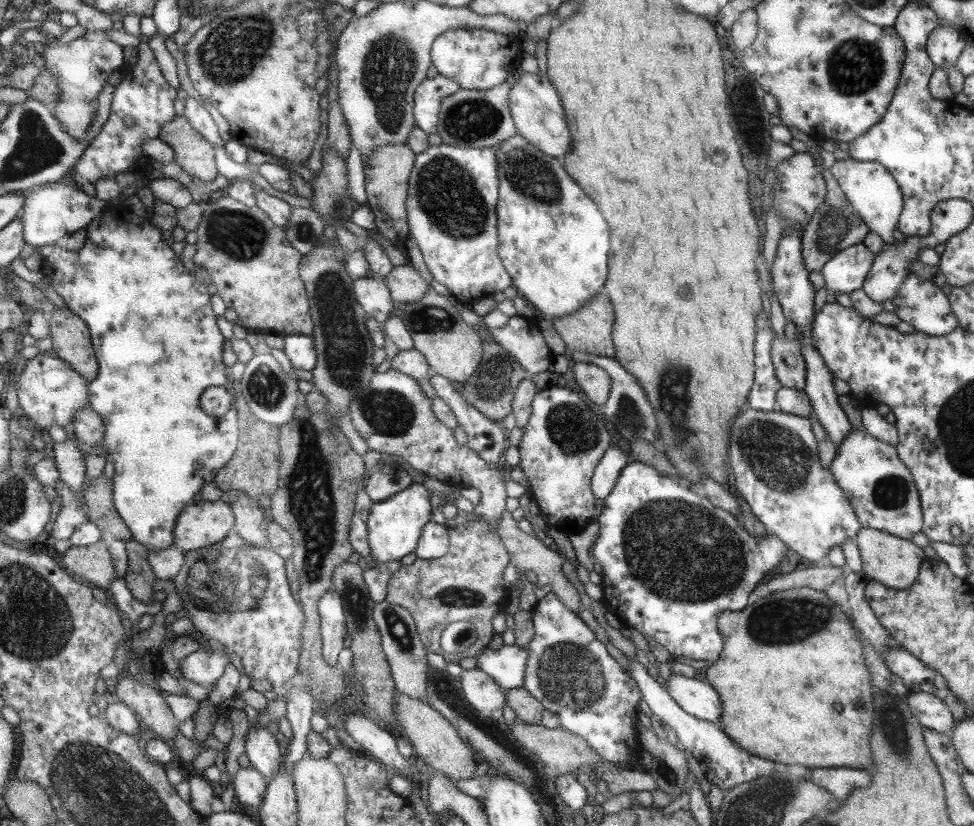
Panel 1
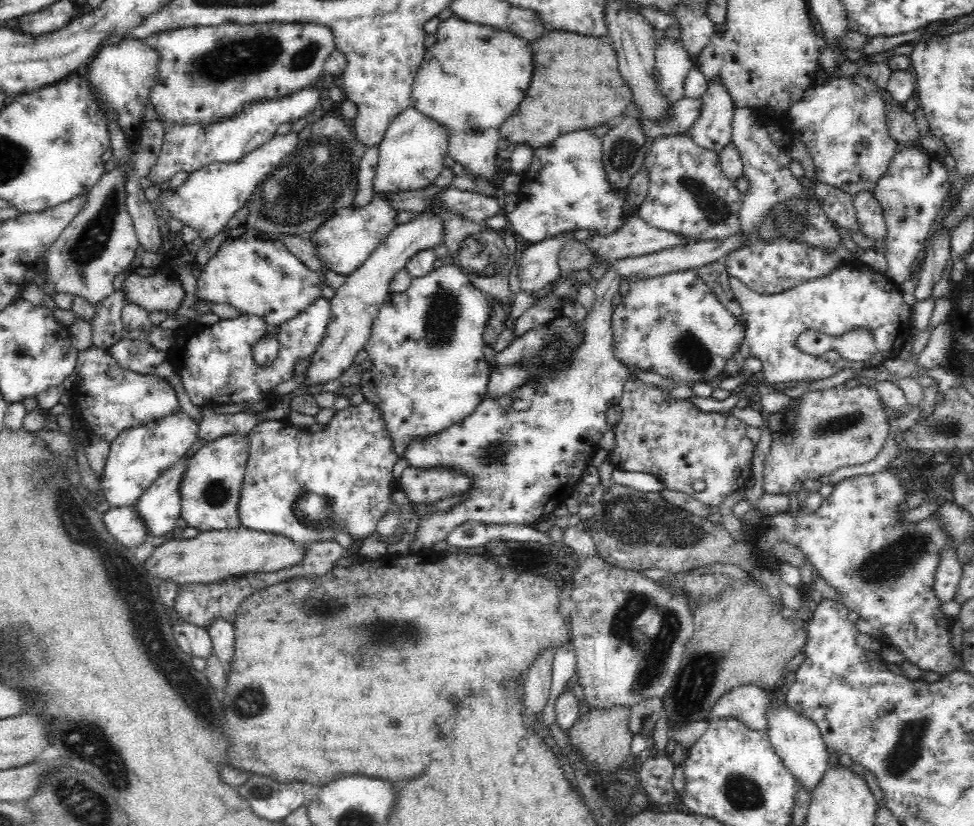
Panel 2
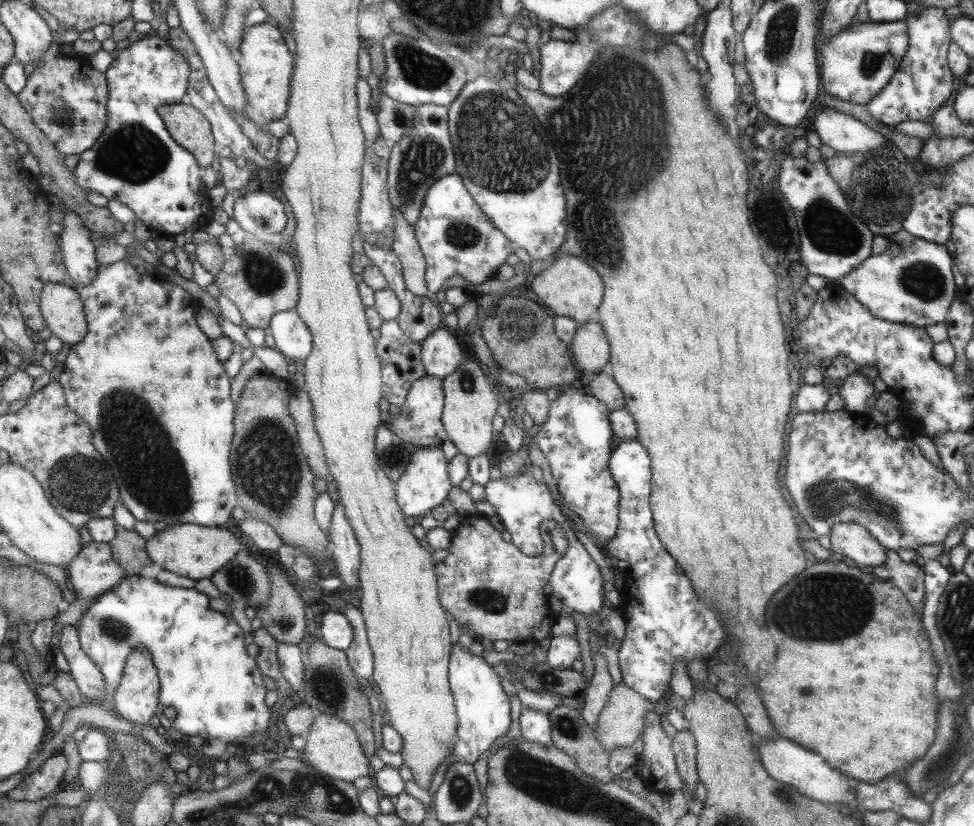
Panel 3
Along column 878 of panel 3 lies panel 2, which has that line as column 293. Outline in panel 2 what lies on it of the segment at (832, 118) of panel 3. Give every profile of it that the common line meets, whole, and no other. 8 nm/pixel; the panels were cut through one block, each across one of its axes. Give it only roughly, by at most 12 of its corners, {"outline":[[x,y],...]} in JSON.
{"outline":[[277,132],[238,162],[190,174],[157,198],[204,245],[286,162]]}

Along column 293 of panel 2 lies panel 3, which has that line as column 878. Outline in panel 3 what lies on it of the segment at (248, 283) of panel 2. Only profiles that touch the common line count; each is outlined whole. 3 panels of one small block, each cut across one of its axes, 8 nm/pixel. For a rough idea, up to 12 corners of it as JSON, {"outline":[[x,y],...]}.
{"outline":[[903,229],[835,284],[881,320],[943,323],[949,252]]}

